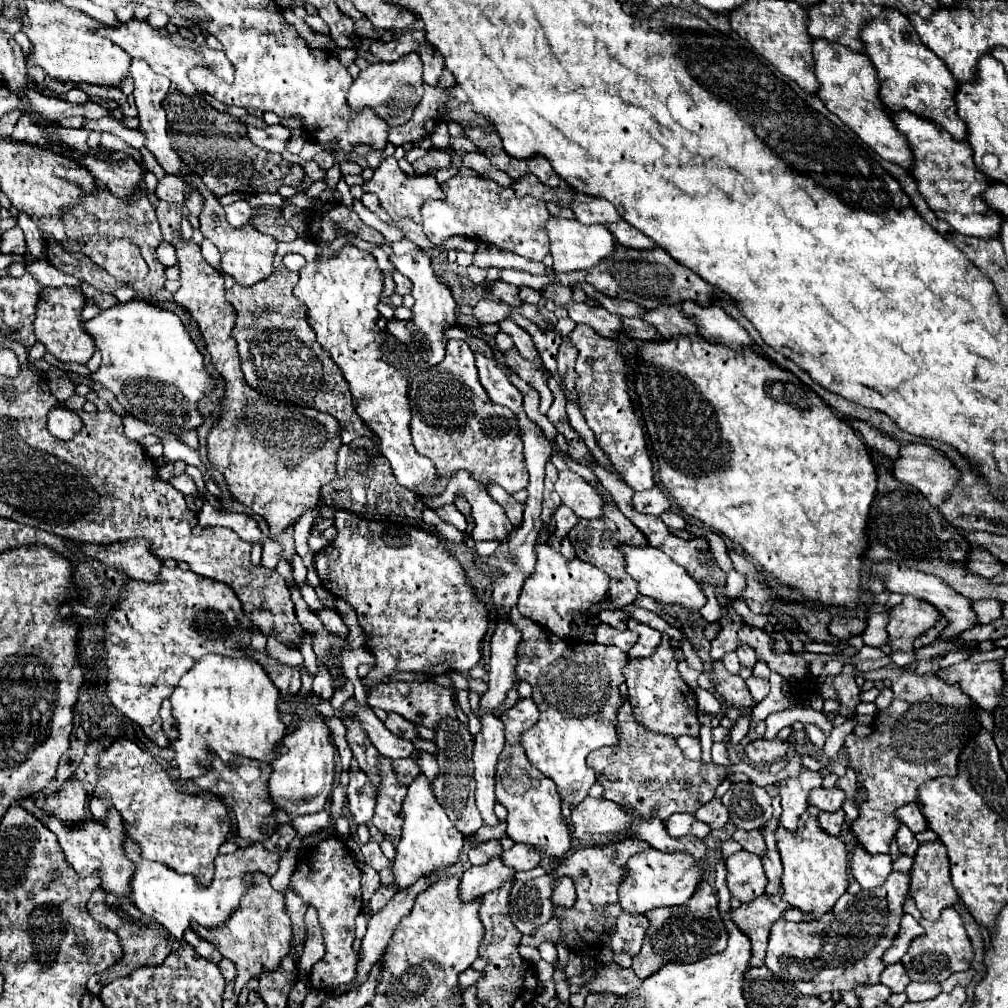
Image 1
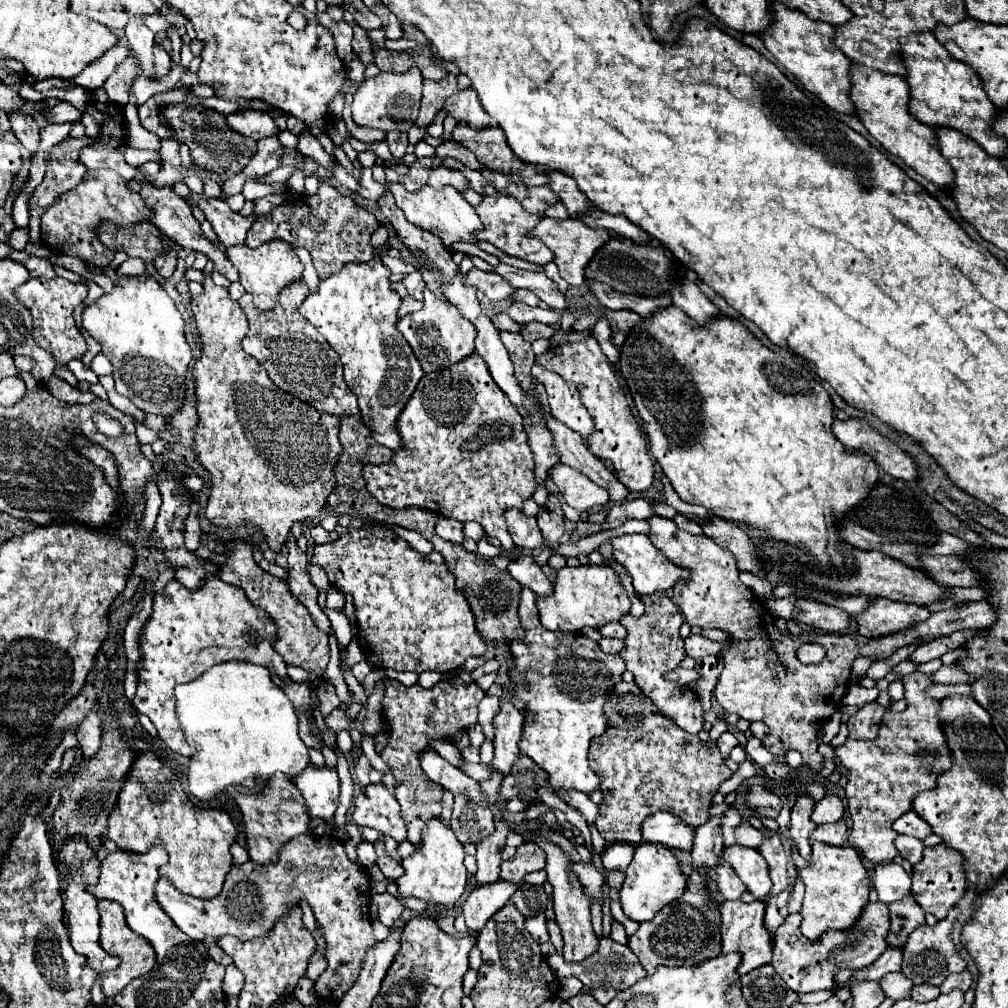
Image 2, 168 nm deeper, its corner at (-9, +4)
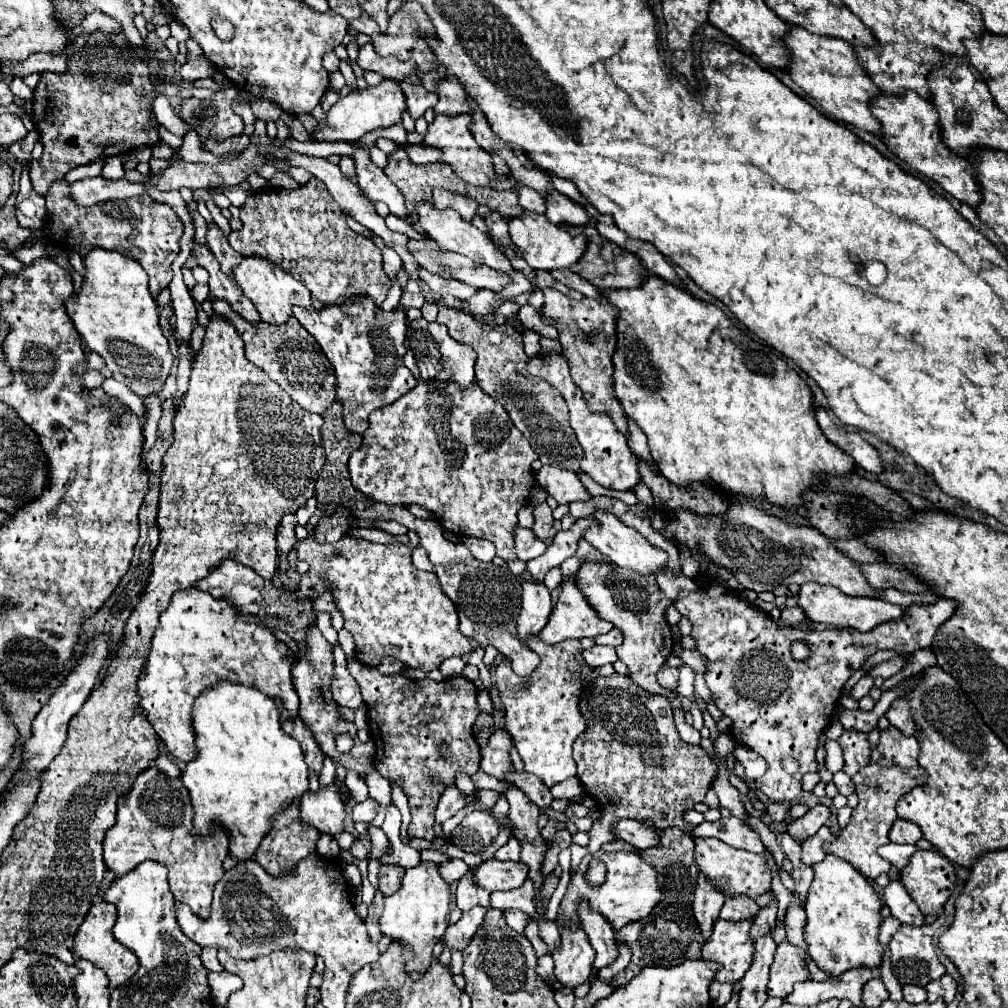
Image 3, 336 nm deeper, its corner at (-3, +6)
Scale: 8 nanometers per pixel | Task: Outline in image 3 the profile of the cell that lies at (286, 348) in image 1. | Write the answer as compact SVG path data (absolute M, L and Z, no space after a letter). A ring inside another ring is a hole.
M213 300L213 310L225 316L231 322L231 326L237 330L237 334L241 334L245 342L247 360L255 364L257 368L265 370L265 374L275 384L279 384L301 408L305 408L307 412L321 414L323 410L331 406L331 402L337 400L337 394L335 394L337 380L333 374L333 366L327 362L325 354L321 352L313 336L295 318L291 318L285 326L271 326L263 322L251 326L247 320L237 316L231 310L231 306L227 306L227 302Z

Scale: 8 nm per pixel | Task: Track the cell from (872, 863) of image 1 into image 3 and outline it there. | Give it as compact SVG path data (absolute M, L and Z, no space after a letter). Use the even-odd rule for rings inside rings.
M889 882L889 886L885 888L885 904L901 924L909 926L925 924L925 916L911 902L911 896L905 892L905 886L901 882Z

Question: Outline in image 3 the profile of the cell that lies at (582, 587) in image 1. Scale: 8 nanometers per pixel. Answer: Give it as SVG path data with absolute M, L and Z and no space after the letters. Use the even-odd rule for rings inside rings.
M569 576L561 586L559 602L553 608L547 626L539 632L539 638L545 644L557 644L569 638L597 638L611 628L611 622L597 618L597 612L589 606L581 590L577 590L575 578Z

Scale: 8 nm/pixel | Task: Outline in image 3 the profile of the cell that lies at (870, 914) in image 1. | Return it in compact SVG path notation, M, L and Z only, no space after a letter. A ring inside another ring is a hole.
M783 942L777 946L775 960L771 964L767 994L775 998L785 998L795 982L809 980L809 972L803 966L803 950L791 946L789 942Z

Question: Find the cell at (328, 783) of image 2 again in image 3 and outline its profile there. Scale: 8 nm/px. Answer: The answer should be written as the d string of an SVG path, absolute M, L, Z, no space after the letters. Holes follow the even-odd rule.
M335 786L321 788L317 794L307 792L299 804L299 816L303 824L317 828L321 834L335 836L345 832L345 804Z

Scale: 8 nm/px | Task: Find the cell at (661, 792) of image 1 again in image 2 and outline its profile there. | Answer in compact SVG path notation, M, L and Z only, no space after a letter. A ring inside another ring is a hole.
M621 682L605 702L609 730L589 748L589 766L601 778L603 802L599 804L597 830L609 842L641 842L641 824L659 810L677 814L691 826L701 826L709 818L711 800L721 782L733 776L725 766L717 742L701 742L699 736L683 732L667 720L635 684ZM633 756L641 756L633 762ZM687 756L699 756L699 768ZM633 818L637 822L633 822Z

